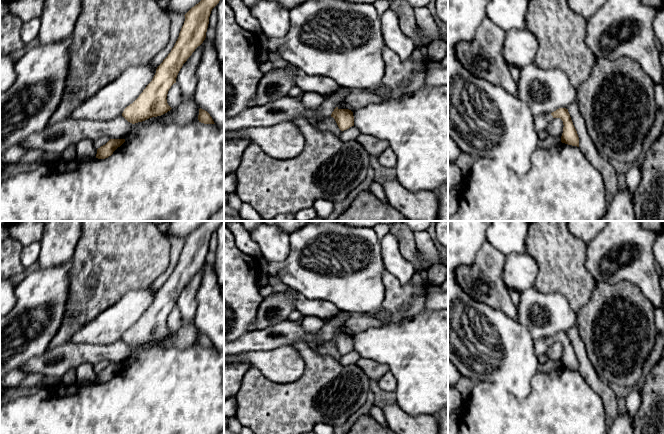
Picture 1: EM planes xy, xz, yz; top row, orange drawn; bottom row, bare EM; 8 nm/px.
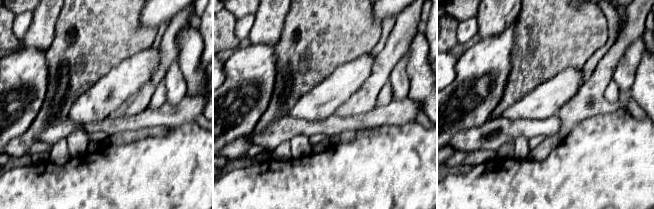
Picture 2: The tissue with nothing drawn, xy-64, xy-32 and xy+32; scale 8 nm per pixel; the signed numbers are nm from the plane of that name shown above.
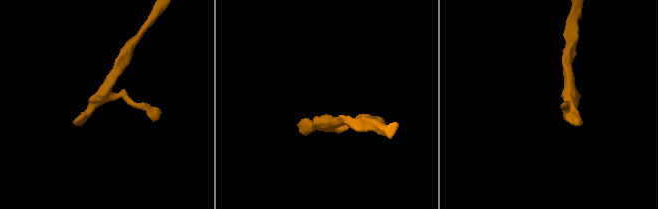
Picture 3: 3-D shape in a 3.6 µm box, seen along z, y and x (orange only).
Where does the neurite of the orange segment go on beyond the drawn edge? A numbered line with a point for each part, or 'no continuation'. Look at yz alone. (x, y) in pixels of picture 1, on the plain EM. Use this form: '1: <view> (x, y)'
1: yz (541, 345)

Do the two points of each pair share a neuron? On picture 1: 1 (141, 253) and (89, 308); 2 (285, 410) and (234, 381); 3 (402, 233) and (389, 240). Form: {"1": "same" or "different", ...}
{"1": "same", "2": "different", "3": "different"}

